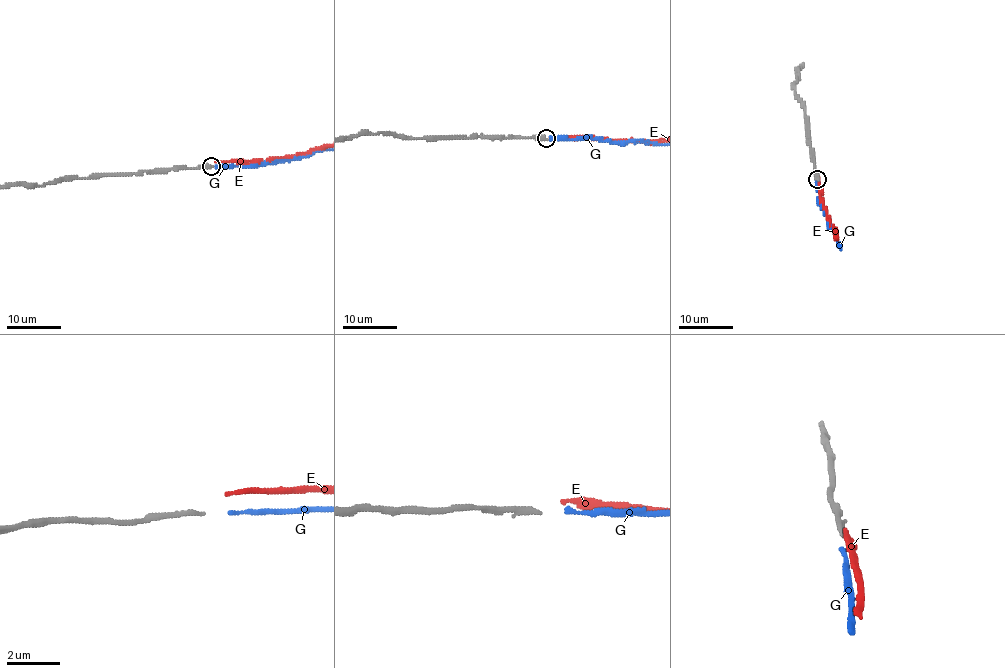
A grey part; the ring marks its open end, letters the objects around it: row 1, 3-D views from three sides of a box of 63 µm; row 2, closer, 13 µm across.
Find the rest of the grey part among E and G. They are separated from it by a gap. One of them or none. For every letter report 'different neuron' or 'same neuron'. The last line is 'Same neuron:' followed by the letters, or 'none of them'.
E: different neuron
G: same neuron
Same neuron: G

